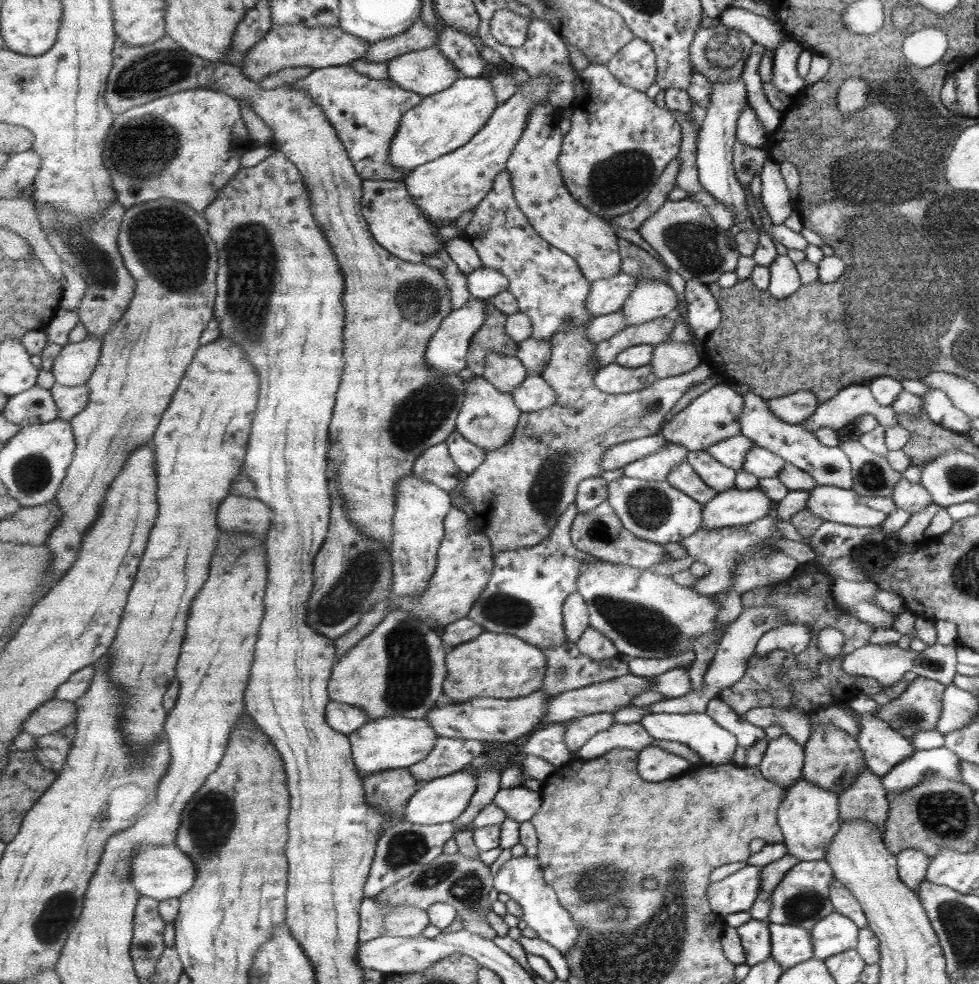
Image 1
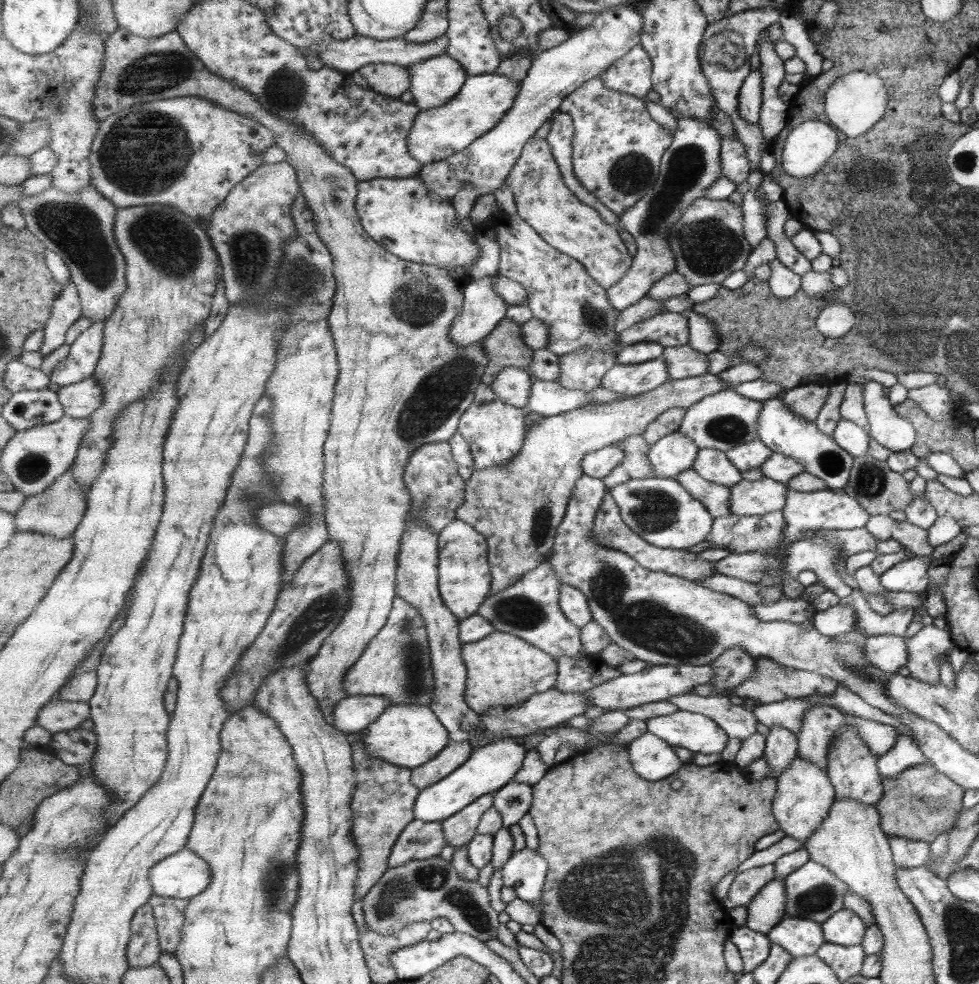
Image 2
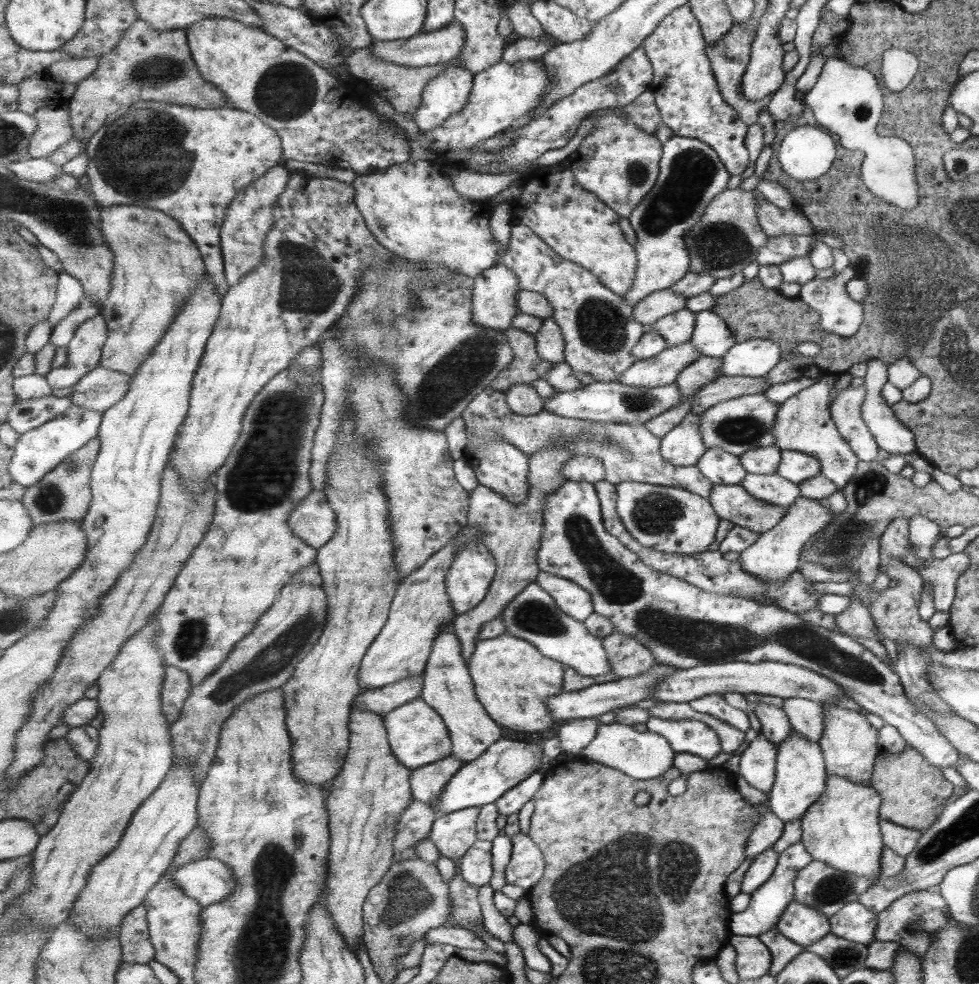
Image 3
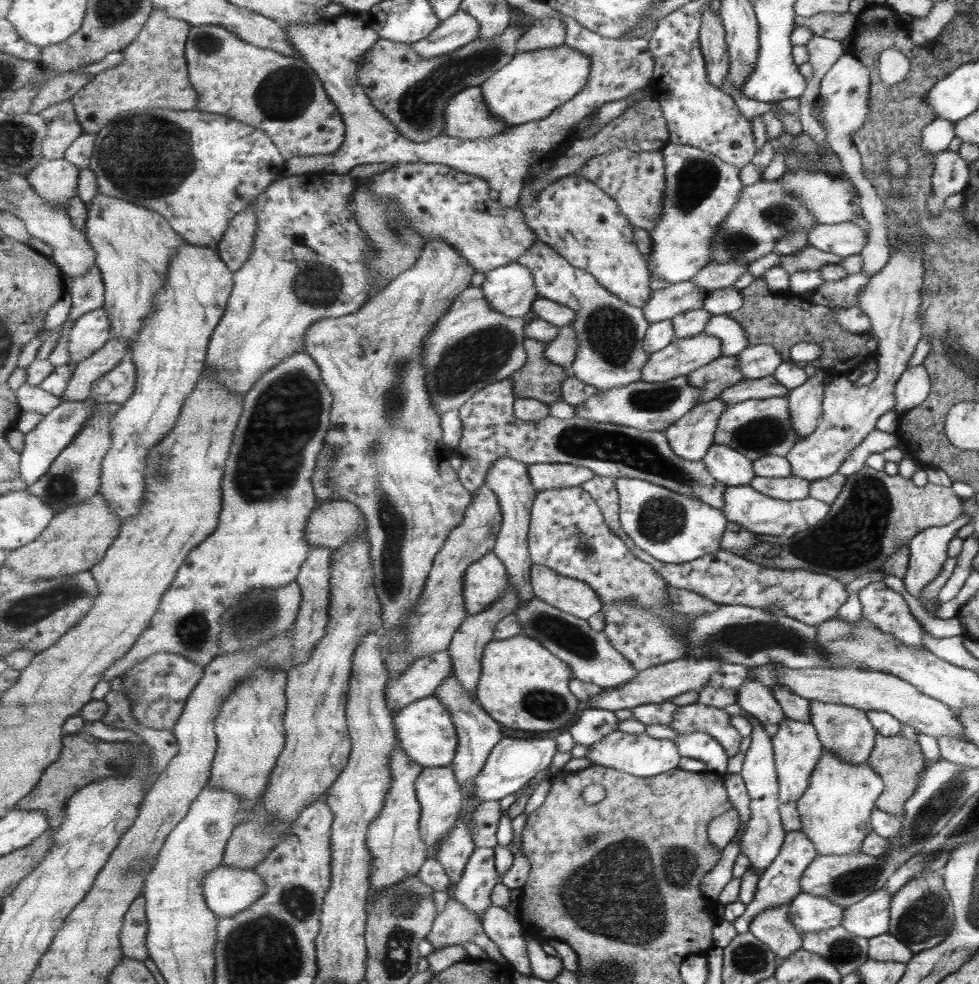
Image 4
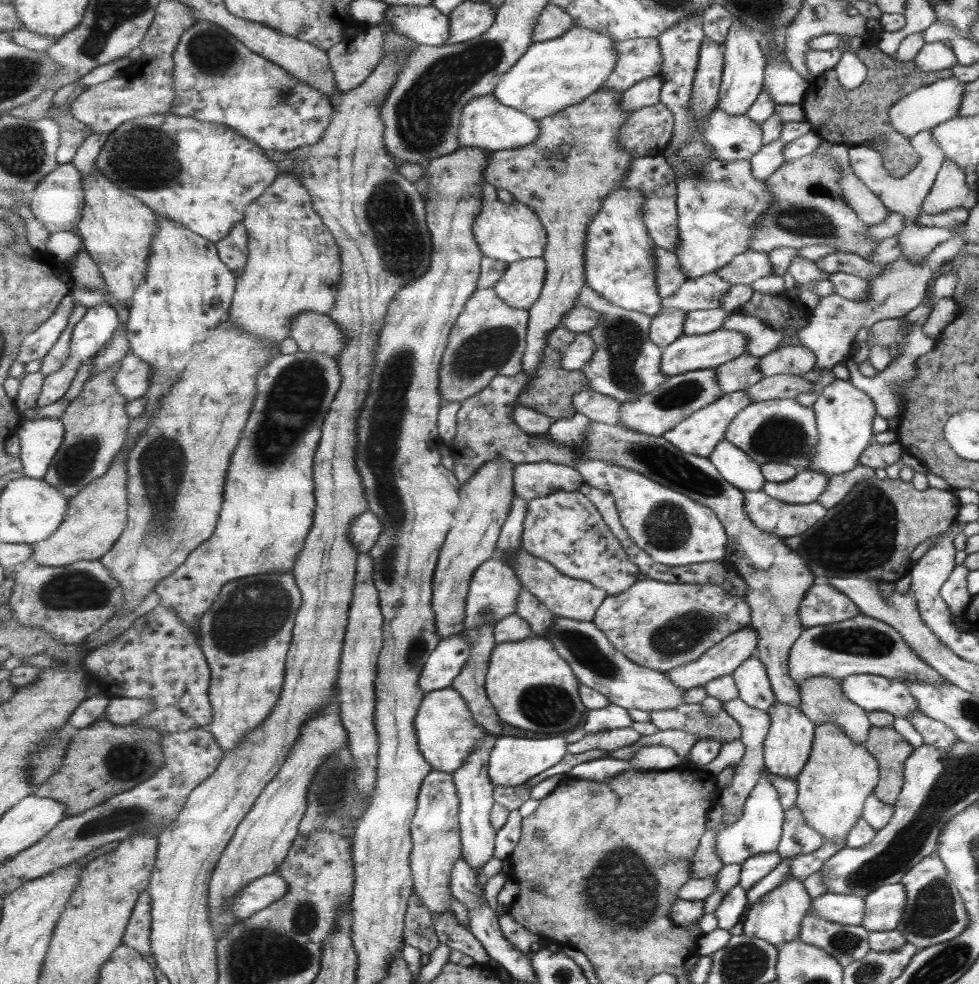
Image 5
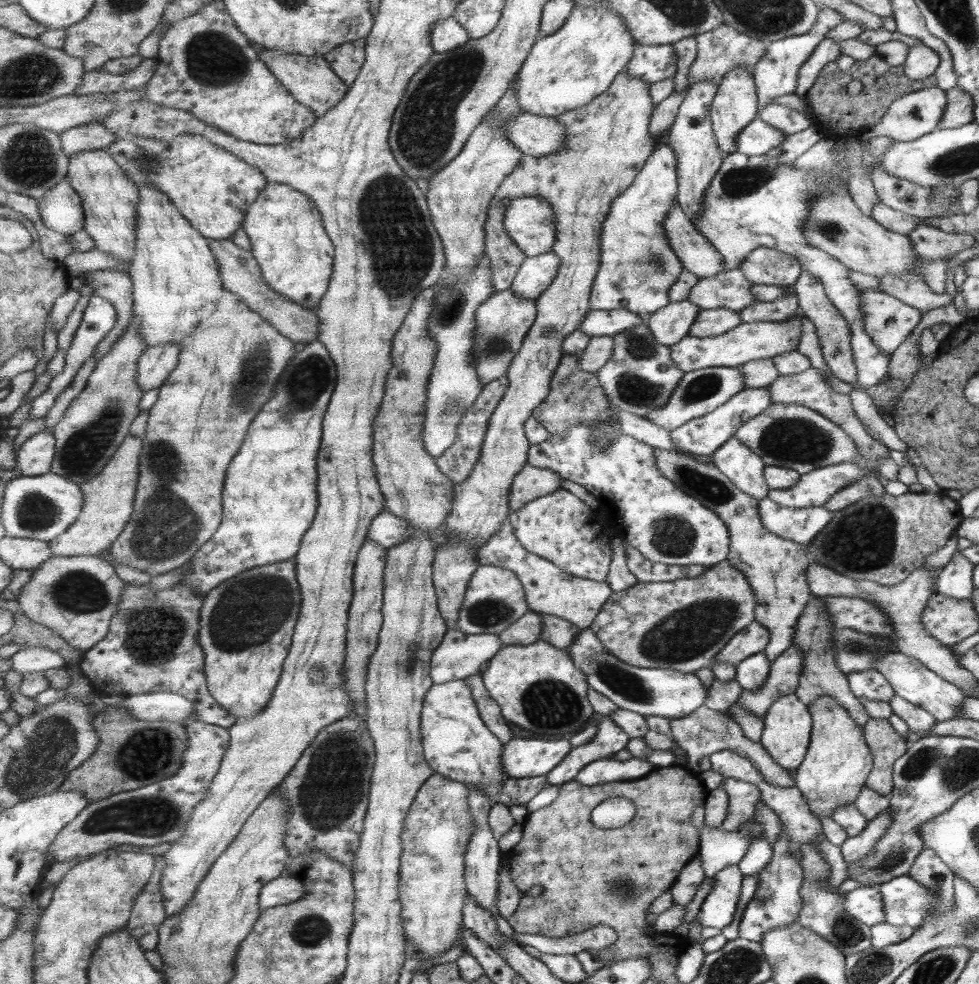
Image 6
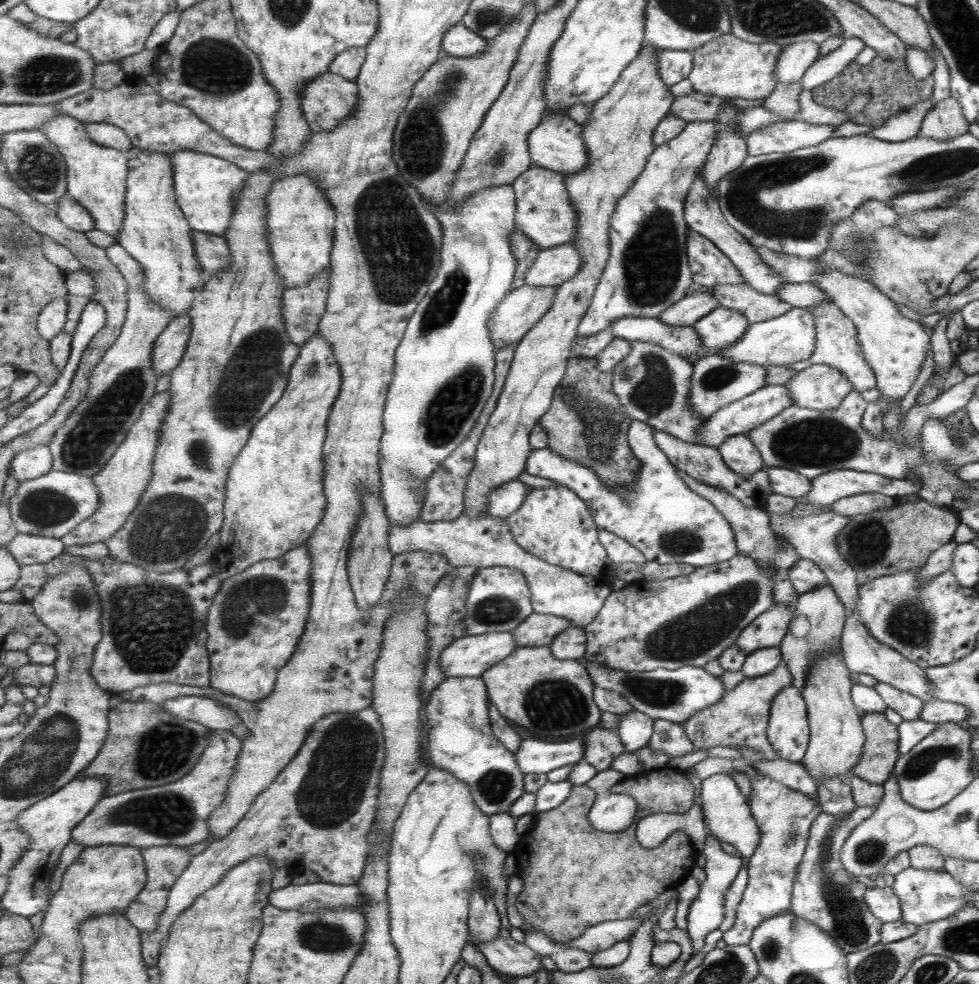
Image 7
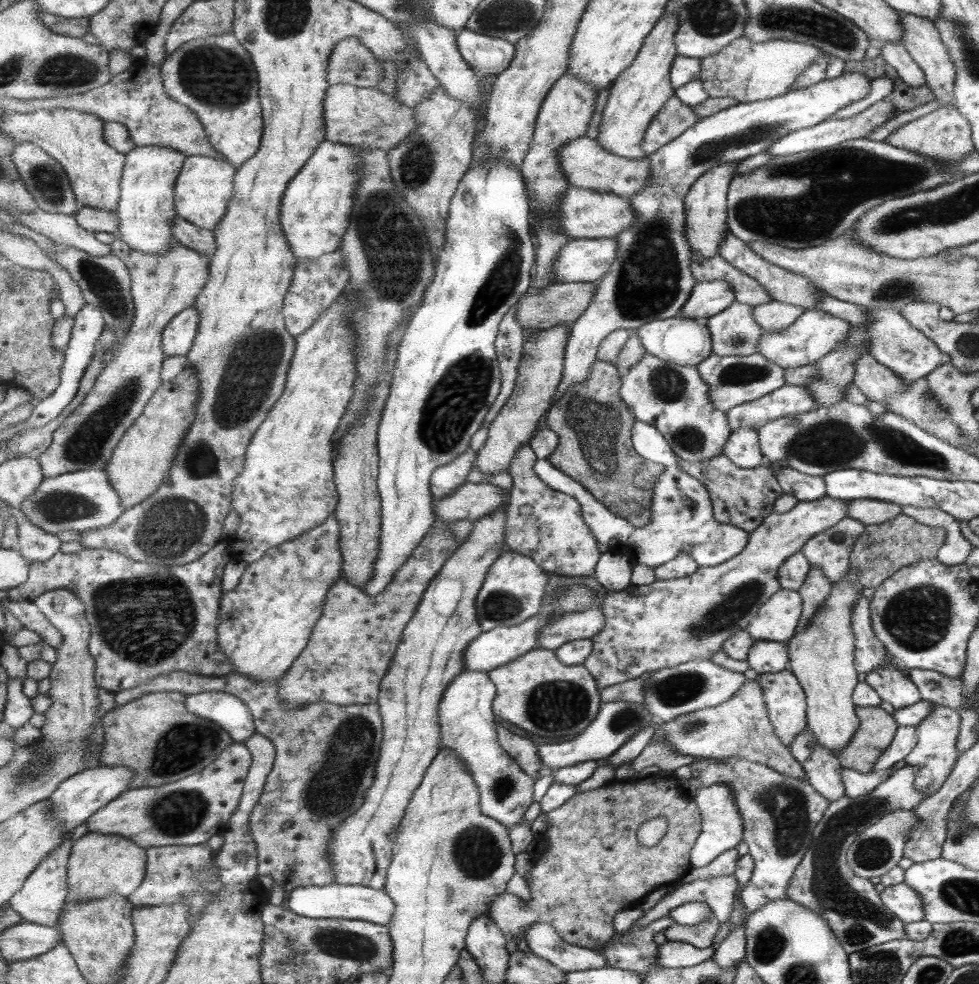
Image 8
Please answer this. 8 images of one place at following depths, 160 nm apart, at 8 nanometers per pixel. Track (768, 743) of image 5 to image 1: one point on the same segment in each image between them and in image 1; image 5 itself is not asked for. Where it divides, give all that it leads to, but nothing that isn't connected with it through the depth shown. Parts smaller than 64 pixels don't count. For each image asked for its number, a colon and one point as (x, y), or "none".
1: (808, 817)
2: (804, 794)
3: (799, 775)
4: (796, 746)

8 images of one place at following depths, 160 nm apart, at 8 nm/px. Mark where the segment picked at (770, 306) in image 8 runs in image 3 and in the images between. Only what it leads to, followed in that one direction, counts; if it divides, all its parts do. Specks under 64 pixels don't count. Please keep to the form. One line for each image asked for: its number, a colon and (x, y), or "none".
3: (661, 303)
4: (665, 304)
5: (706, 292)
6: (731, 289)
7: (743, 297)

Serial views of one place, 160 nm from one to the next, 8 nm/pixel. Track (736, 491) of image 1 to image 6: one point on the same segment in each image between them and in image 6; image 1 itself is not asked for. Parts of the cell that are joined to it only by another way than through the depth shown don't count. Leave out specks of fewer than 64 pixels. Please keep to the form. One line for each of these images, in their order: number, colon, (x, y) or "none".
2: (758, 497)
3: (772, 489)
4: (789, 488)
5: (805, 487)
6: (813, 489)

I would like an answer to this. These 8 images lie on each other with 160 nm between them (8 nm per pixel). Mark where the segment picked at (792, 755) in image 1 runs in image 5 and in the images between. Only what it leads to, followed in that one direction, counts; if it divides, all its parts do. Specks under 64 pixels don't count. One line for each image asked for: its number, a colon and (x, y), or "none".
2: (780, 745)
3: (774, 725)
4: (755, 698)
5: (754, 685)

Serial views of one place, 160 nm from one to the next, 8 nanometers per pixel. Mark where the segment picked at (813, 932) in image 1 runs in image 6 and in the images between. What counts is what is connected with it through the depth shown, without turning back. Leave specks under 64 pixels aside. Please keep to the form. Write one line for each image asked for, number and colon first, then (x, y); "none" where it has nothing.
2: (842, 928)
3: (853, 922)
4: (869, 917)
5: (883, 906)
6: (905, 902)

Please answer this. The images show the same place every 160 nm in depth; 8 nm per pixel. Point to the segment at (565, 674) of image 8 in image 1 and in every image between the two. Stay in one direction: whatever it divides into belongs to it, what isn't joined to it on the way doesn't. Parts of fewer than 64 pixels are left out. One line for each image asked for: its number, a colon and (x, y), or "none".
1: (504, 666)
2: (504, 670)
3: (513, 679)
4: (523, 685)
5: (531, 685)
6: (539, 687)
7: (532, 687)

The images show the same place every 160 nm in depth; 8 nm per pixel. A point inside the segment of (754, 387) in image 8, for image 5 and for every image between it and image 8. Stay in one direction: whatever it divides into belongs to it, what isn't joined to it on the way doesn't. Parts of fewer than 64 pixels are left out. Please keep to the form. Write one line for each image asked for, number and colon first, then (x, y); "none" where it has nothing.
5: (654, 414)
6: (700, 392)
7: (718, 381)

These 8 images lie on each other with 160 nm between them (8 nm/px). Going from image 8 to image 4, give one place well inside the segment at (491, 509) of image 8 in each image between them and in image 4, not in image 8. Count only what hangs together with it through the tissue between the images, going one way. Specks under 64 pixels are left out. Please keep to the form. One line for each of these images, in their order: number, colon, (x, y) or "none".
4: (544, 476)
5: (536, 480)
6: (532, 483)
7: (508, 499)

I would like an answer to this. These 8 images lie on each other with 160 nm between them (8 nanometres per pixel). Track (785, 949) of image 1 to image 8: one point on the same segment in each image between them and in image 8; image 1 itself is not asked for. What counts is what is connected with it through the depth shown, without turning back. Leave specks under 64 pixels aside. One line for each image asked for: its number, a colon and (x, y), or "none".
2: (799, 937)
3: (804, 926)
4: (808, 913)
5: (841, 909)
6: (864, 904)
7: (882, 903)
8: (903, 902)

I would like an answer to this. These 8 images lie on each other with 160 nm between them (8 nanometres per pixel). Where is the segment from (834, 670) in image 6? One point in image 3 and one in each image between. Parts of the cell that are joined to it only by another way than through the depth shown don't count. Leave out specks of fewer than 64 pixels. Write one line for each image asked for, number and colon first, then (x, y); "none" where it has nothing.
3: (848, 743)
4: (845, 731)
5: (822, 701)

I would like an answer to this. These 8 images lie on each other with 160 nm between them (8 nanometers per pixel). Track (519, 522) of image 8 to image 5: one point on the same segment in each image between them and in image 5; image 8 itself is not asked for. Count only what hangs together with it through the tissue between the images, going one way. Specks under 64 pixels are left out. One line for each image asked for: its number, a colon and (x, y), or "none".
5: (559, 528)
6: (560, 527)
7: (554, 523)

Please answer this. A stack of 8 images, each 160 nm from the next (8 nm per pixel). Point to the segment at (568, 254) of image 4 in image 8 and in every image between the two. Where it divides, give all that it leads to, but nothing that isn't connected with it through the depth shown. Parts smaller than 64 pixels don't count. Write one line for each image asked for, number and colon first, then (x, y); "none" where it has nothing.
5: (621, 265)
6: (639, 267)
7: (648, 271)
8: (652, 279)

